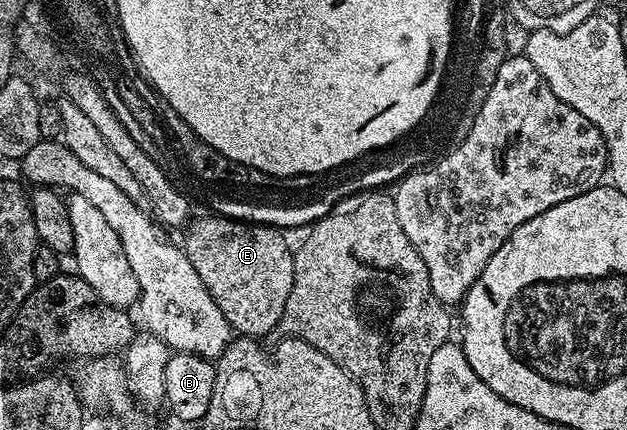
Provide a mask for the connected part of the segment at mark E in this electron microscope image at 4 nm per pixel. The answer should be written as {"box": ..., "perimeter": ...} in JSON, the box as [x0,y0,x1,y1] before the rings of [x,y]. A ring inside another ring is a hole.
{"box":[180,212,294,340],"perimeter":[[[207,212],[203,218],[195,217],[193,221],[185,227],[186,235],[180,239],[180,246],[188,260],[191,261],[192,267],[196,268],[196,273],[200,276],[200,280],[204,280],[204,288],[208,288],[208,292],[212,296],[212,300],[216,300],[216,306],[220,308],[220,312],[224,312],[224,316],[228,320],[231,331],[237,332],[239,335],[255,340],[265,339],[265,334],[270,334],[279,329],[284,316],[284,304],[288,304],[288,292],[292,292],[292,276],[294,275],[294,250],[292,246],[286,243],[287,236],[281,229],[277,229],[268,225],[251,224],[245,221],[238,221],[234,218],[226,218],[215,212]]]}

